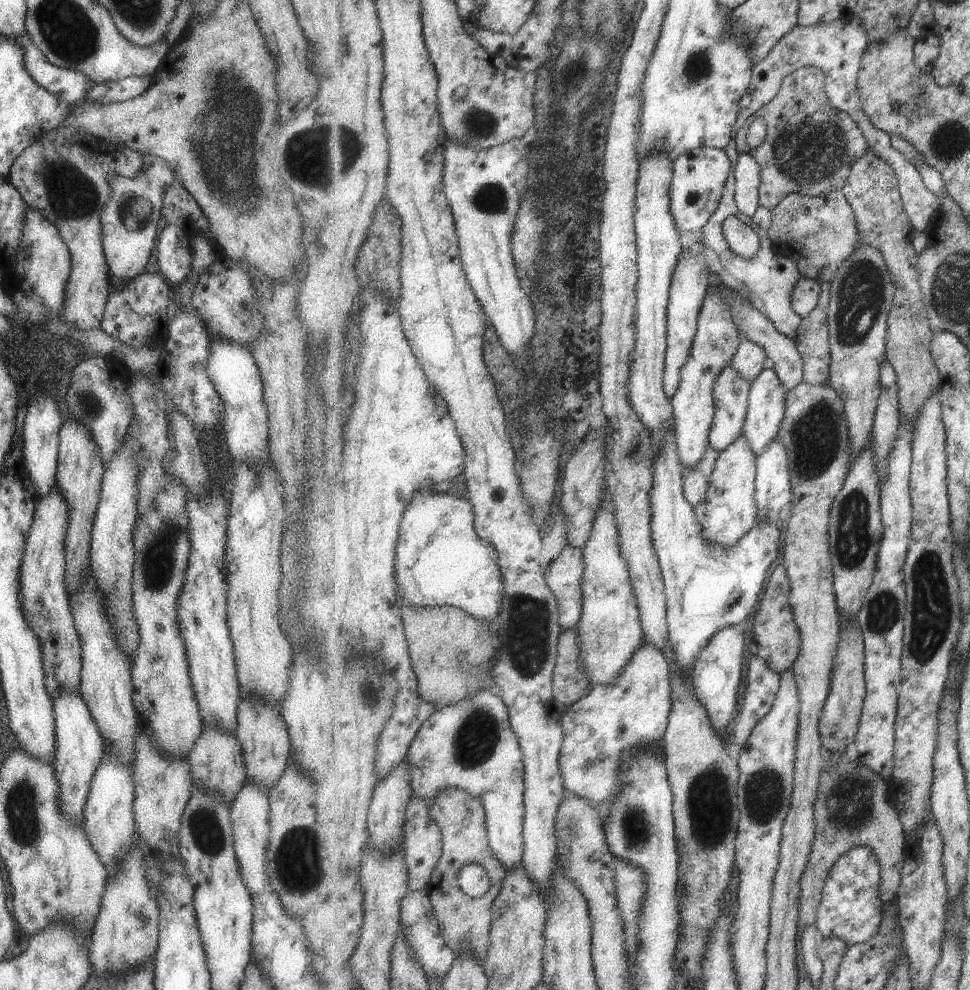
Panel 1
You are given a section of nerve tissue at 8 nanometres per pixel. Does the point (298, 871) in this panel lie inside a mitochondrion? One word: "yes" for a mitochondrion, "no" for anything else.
yes

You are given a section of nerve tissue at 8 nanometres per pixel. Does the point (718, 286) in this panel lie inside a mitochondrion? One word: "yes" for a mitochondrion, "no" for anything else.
no

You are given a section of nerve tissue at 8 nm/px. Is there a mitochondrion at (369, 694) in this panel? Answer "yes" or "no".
yes

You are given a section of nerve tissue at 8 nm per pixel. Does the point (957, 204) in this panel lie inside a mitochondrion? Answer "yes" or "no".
no

